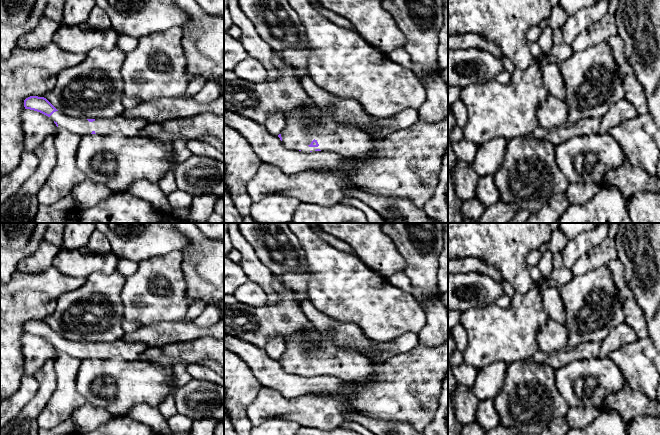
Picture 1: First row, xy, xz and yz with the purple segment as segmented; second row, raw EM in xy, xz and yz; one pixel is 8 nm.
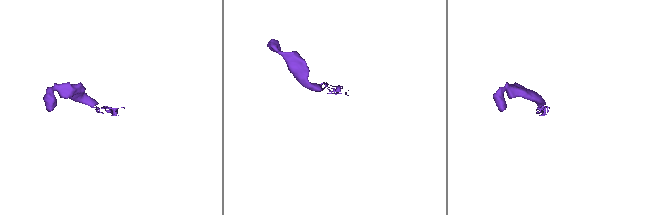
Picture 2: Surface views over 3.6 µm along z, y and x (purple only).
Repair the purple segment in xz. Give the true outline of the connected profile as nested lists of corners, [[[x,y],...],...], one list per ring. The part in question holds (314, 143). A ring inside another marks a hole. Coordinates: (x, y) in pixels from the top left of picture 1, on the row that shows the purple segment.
[[[319,108],[313,114],[319,115],[324,123],[306,124],[301,120],[301,113],[286,116],[286,126],[278,135],[283,146],[303,152],[333,152],[362,163],[370,160],[373,144],[369,135],[348,123],[334,122]]]

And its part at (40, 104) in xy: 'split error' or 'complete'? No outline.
split error

